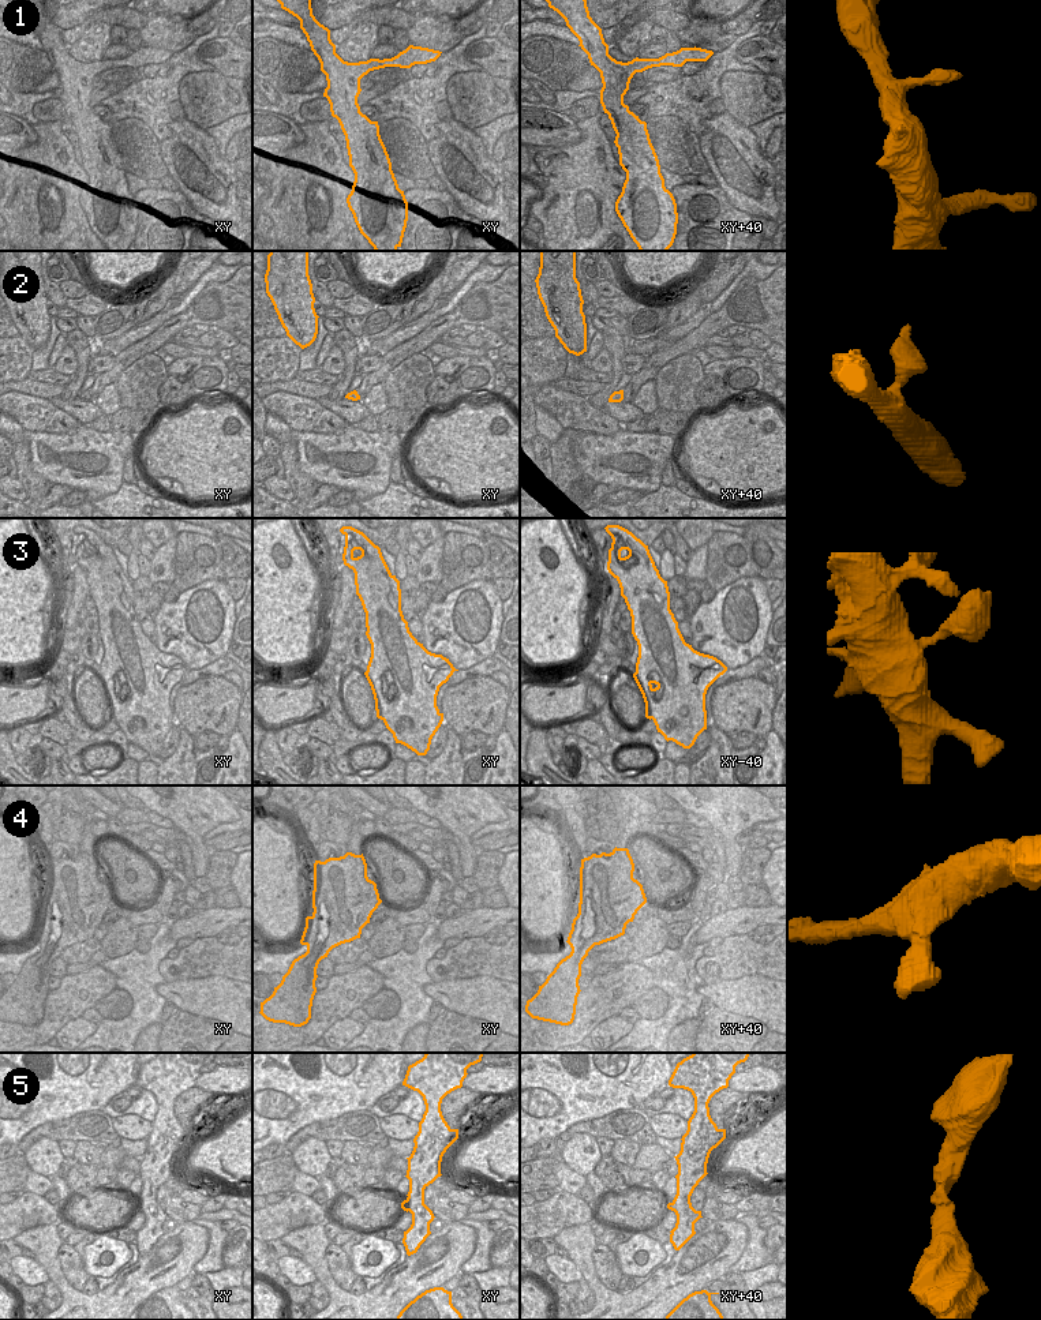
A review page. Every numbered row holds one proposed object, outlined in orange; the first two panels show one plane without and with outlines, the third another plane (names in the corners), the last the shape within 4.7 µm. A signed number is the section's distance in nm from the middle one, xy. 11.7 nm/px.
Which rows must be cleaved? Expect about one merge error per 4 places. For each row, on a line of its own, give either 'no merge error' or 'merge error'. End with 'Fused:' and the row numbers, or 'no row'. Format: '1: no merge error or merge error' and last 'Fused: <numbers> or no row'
1: no merge error
2: no merge error
3: no merge error
4: no merge error
5: no merge error
Fused: no row

